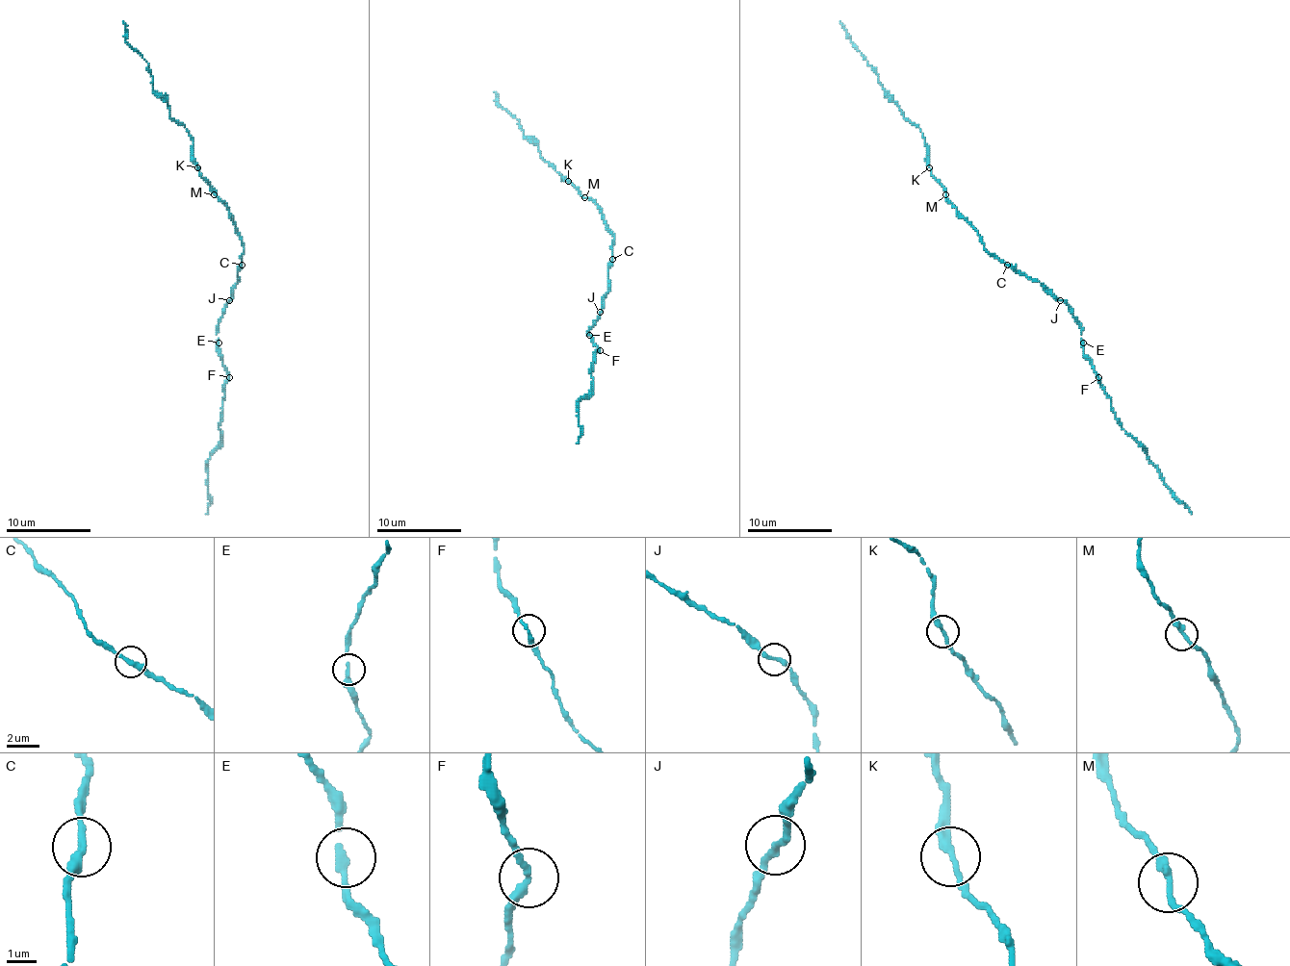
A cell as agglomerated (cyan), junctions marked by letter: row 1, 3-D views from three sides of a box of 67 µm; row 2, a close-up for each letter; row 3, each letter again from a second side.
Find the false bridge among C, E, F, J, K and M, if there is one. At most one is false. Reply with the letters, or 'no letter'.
no letter

